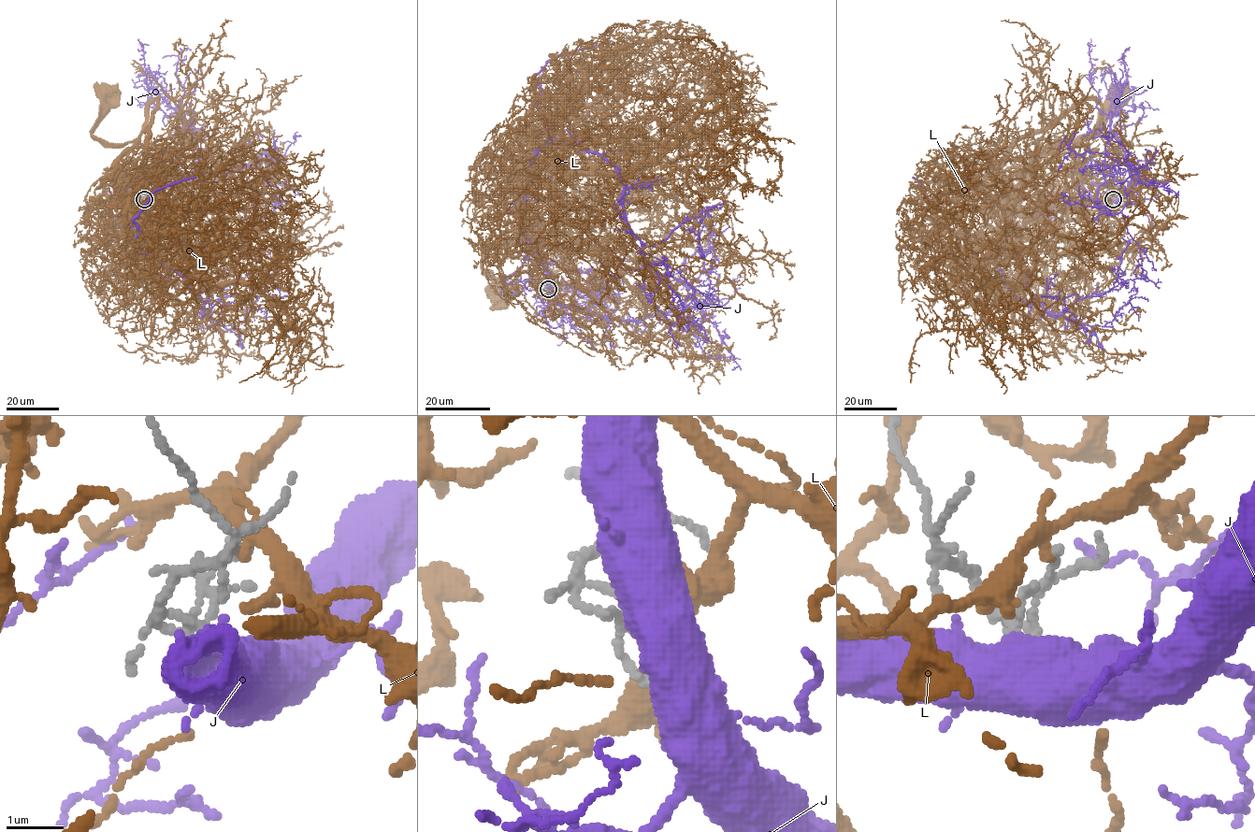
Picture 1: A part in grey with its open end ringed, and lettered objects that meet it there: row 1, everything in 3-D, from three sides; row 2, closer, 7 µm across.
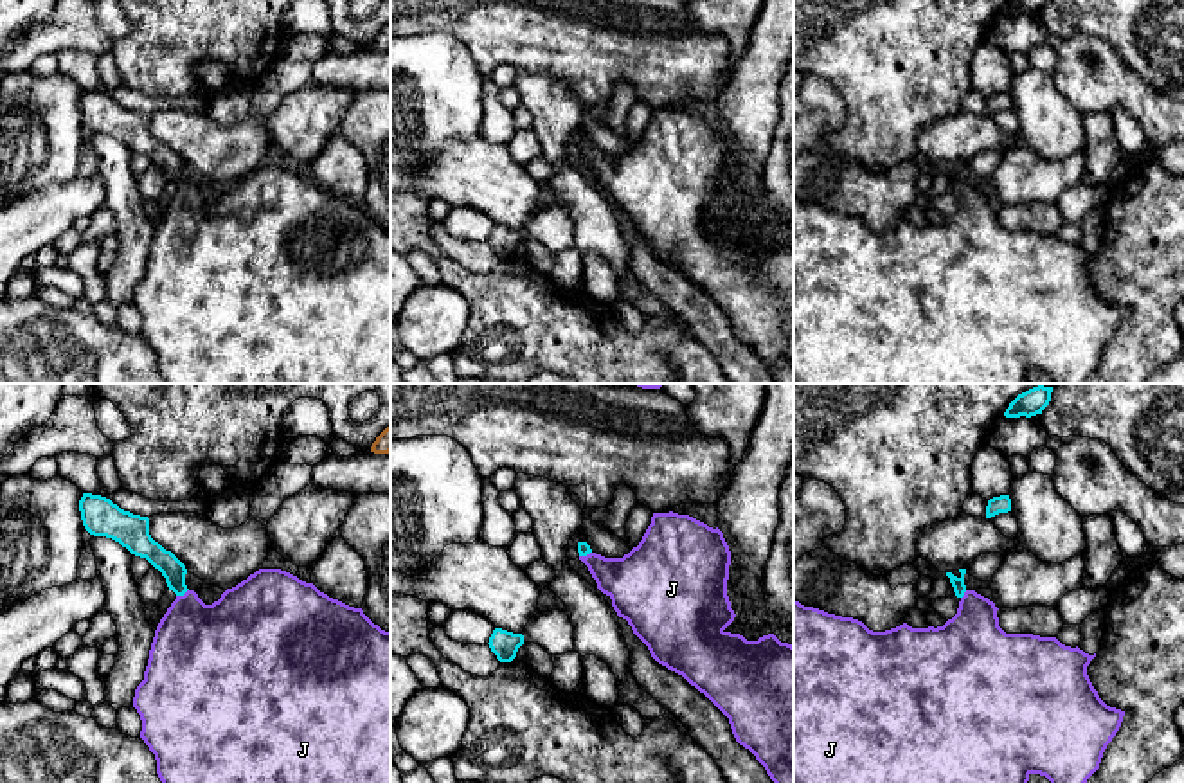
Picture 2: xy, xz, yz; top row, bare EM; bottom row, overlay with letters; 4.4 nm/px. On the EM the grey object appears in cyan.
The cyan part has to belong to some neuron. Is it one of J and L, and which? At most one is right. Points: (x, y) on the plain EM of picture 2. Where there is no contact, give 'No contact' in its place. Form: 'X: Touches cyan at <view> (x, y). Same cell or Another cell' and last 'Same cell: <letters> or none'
J: Touches cyan at xy (182, 191). Same cell
L: No contact. Another cell
Same cell: J

